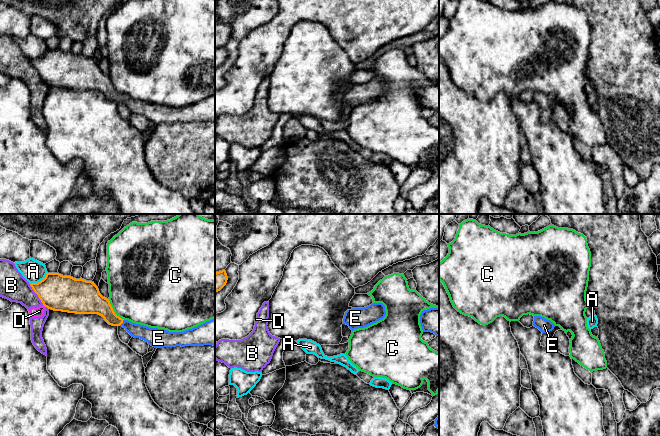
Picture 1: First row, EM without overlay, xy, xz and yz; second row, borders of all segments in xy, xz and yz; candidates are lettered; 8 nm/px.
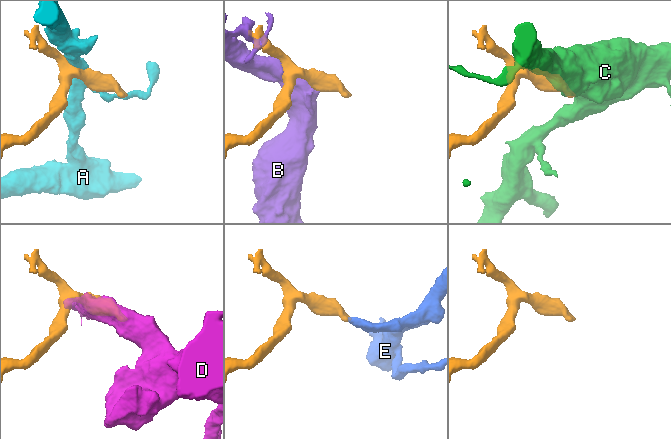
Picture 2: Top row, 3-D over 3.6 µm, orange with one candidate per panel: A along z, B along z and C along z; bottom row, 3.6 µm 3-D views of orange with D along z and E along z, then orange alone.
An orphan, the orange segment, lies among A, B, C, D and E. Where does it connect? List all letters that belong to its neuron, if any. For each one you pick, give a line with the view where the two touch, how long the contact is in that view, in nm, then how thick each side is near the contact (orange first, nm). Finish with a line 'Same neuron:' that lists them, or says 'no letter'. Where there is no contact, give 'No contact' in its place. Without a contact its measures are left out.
E: Touches orange in xy. Shared border 70 nm. Thickness 160 nm (orange) against 120 nm
Same neuron: E

